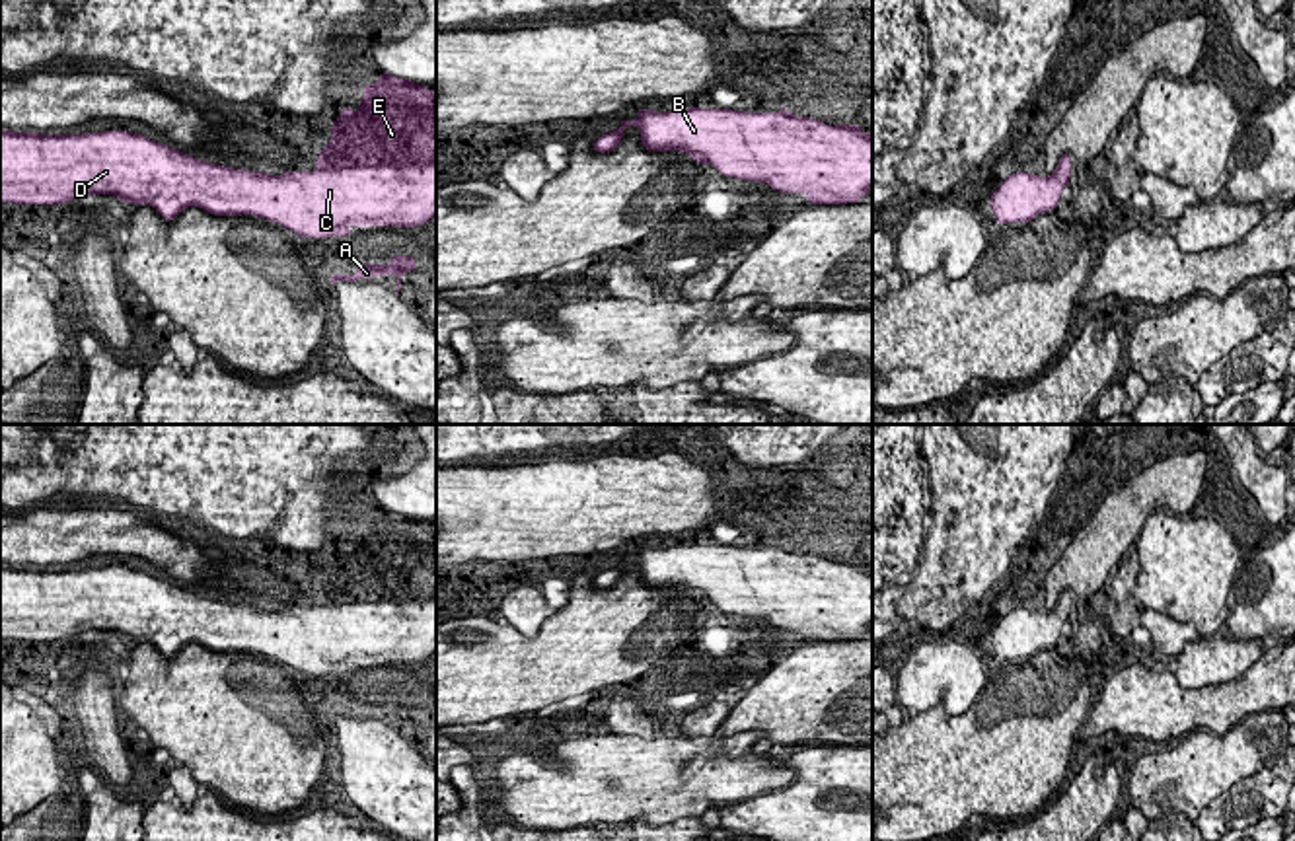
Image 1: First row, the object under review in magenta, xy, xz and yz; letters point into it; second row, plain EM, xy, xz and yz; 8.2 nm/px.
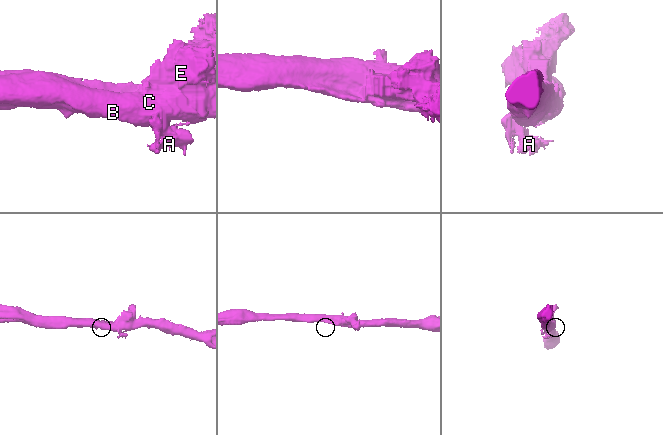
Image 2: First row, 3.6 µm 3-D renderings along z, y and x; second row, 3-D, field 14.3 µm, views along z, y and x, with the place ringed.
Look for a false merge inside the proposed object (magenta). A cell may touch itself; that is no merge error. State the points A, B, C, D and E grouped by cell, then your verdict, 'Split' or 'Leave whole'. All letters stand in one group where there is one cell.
Groups: A B C D E. Leave whole

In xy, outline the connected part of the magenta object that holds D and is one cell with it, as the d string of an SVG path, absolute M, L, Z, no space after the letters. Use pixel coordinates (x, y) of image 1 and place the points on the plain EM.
M384 508L376 520L364 522L364 533L360 535L360 543L352 547L345 543L339 555L331 563L331 576L325 580L321 590L315 596L314 607L284 607L282 611L259 609L249 605L234 605L224 602L214 602L208 598L201 598L193 592L187 592L175 584L154 578L142 570L132 570L127 567L105 567L105 568L84 568L84 570L37 570L37 568L16 568L0 565L0 637L16 639L16 640L64 640L68 637L88 633L88 631L113 631L119 637L130 640L152 640L164 656L173 656L187 642L199 642L214 652L241 652L249 650L255 654L267 654L269 658L277 658L300 674L343 674L352 672L349 668L351 662L399 662L399 664L415 664L426 660L436 652L436 528L426 522L419 522L411 516L403 516Z

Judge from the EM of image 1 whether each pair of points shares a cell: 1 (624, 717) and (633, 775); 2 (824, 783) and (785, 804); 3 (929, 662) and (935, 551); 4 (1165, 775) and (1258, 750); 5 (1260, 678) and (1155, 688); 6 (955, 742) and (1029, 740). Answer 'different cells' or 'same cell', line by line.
1: different cells
2: same cell
3: different cells
4: same cell
5: same cell
6: same cell

